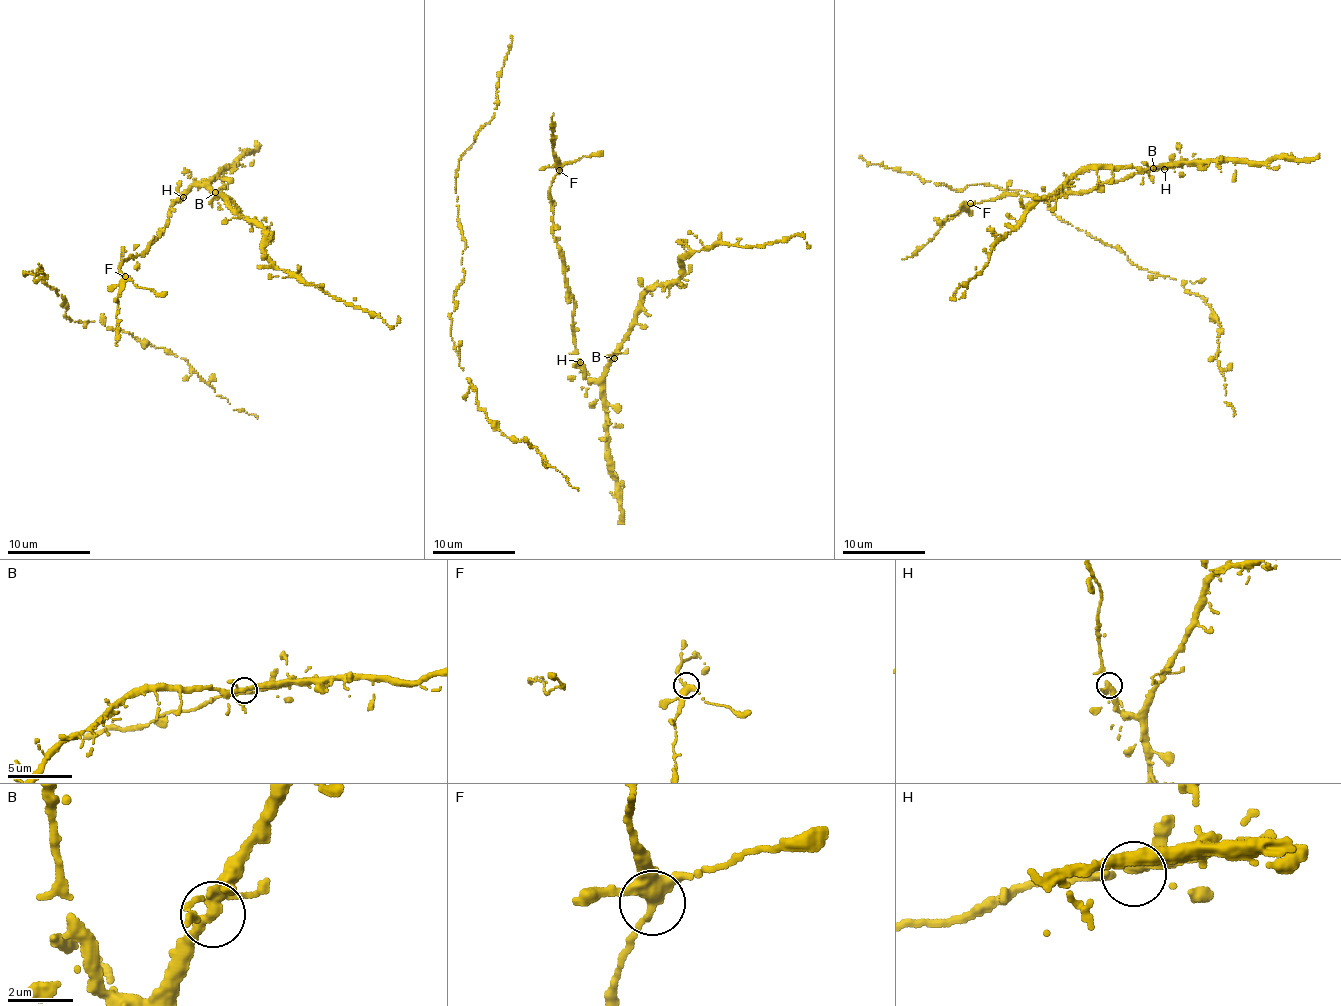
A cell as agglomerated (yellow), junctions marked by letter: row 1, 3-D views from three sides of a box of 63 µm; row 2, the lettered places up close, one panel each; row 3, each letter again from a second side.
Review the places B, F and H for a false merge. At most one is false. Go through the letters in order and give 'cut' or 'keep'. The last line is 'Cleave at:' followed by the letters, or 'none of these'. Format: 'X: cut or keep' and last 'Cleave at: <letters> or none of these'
B: keep
F: keep
H: keep
Cleave at: none of these

